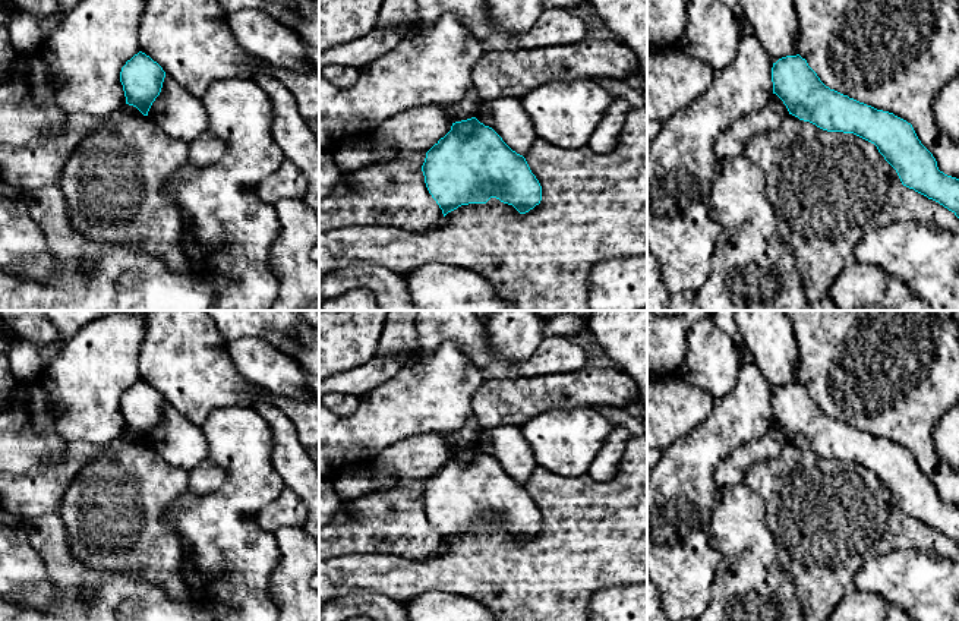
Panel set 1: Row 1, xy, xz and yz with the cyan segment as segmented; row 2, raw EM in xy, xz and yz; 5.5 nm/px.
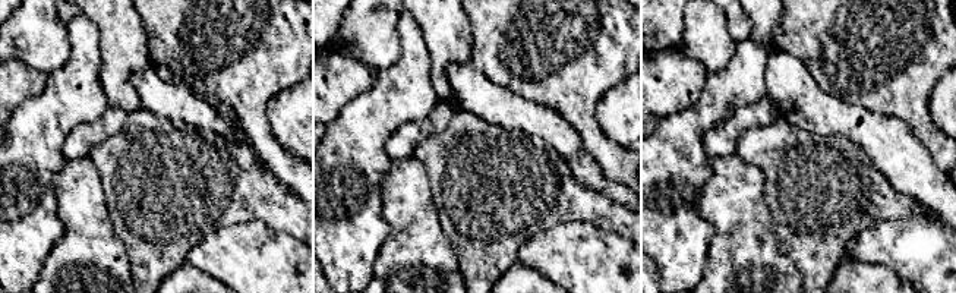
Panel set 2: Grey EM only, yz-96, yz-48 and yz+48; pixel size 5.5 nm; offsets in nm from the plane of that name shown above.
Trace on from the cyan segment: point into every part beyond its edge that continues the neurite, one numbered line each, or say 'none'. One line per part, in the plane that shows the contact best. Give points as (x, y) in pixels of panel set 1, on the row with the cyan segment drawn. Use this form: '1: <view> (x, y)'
1: xy (84, 57)

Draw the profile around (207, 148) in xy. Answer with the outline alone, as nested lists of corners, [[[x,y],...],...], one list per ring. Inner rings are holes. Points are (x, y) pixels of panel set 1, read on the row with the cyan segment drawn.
[[[208,130],[187,144],[187,161],[196,168],[217,163],[224,154],[224,142]]]

